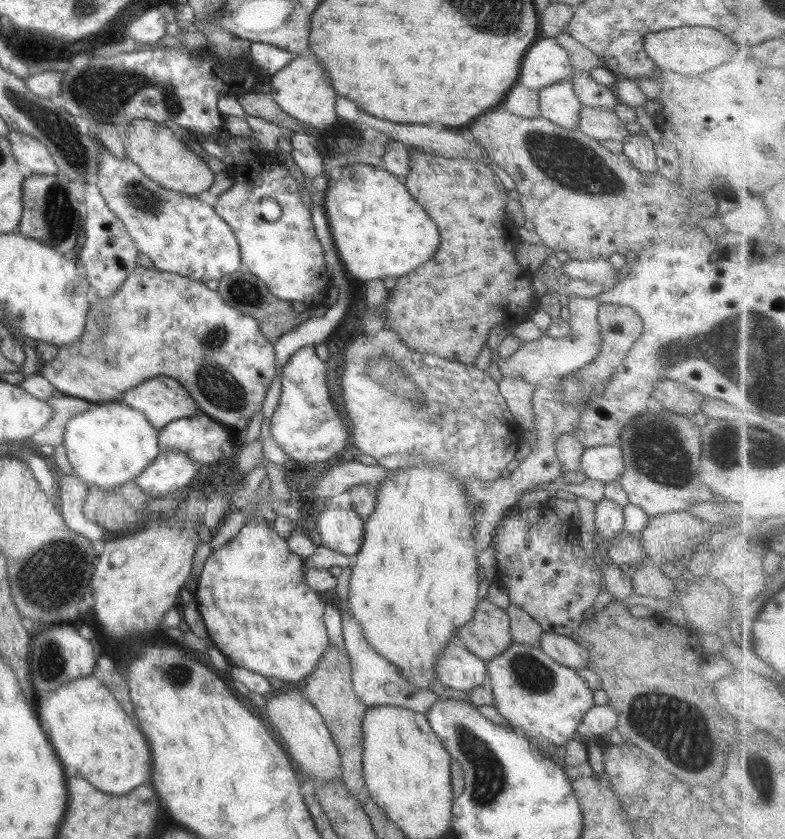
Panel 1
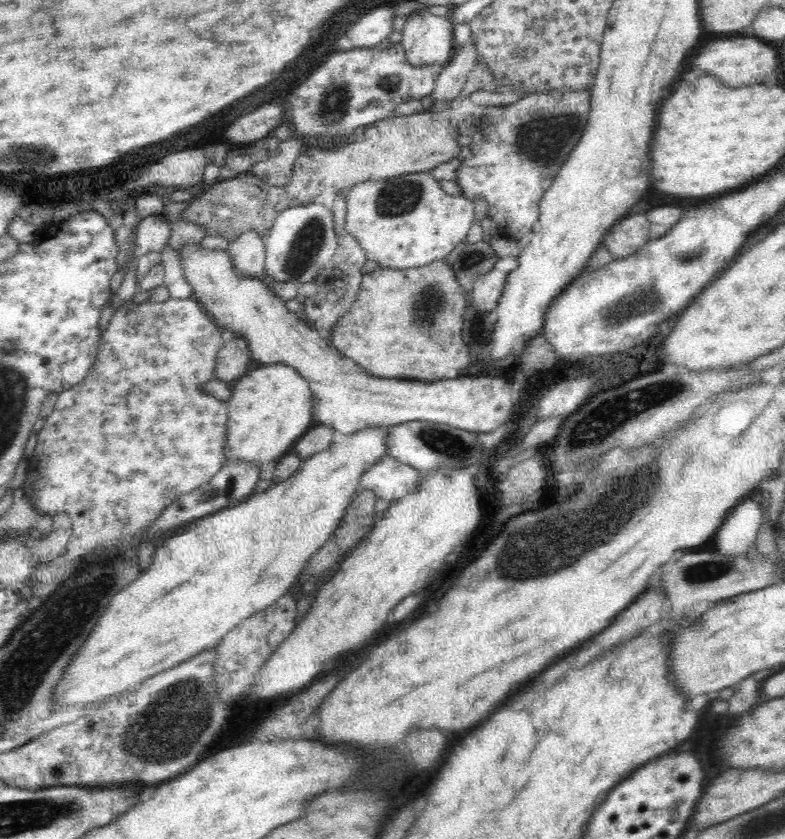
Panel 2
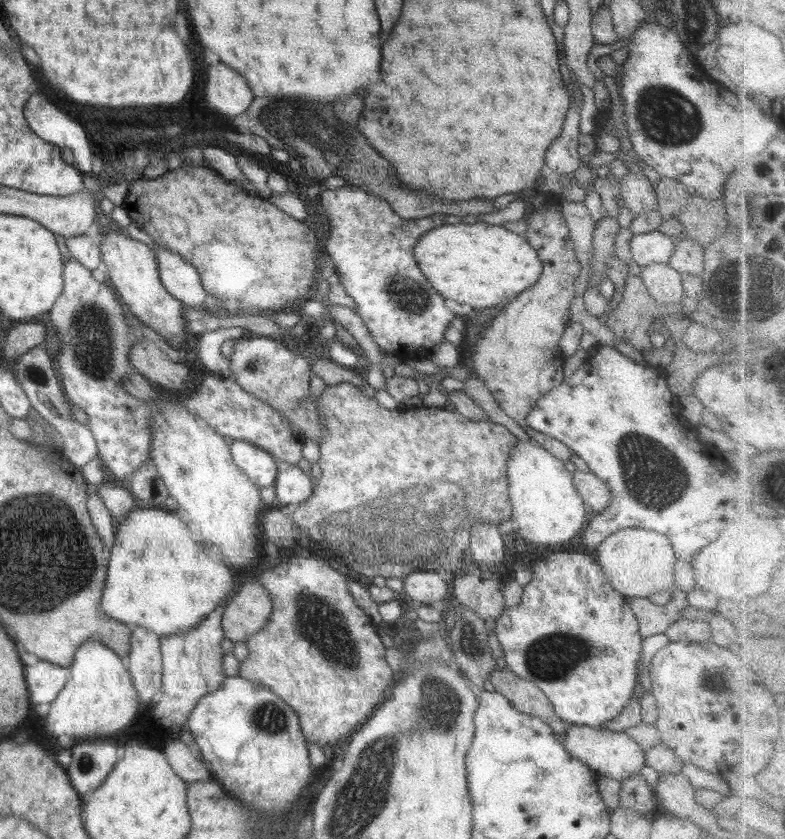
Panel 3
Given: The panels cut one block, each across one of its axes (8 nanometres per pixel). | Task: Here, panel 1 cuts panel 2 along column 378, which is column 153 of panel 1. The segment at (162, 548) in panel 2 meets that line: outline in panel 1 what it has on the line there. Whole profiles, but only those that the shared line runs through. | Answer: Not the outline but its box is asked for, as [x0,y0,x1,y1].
[63,401,161,489]

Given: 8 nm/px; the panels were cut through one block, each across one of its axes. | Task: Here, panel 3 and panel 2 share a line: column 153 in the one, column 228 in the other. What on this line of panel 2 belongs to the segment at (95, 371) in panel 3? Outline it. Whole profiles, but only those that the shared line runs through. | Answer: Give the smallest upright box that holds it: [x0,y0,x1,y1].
[22,298,229,601]

